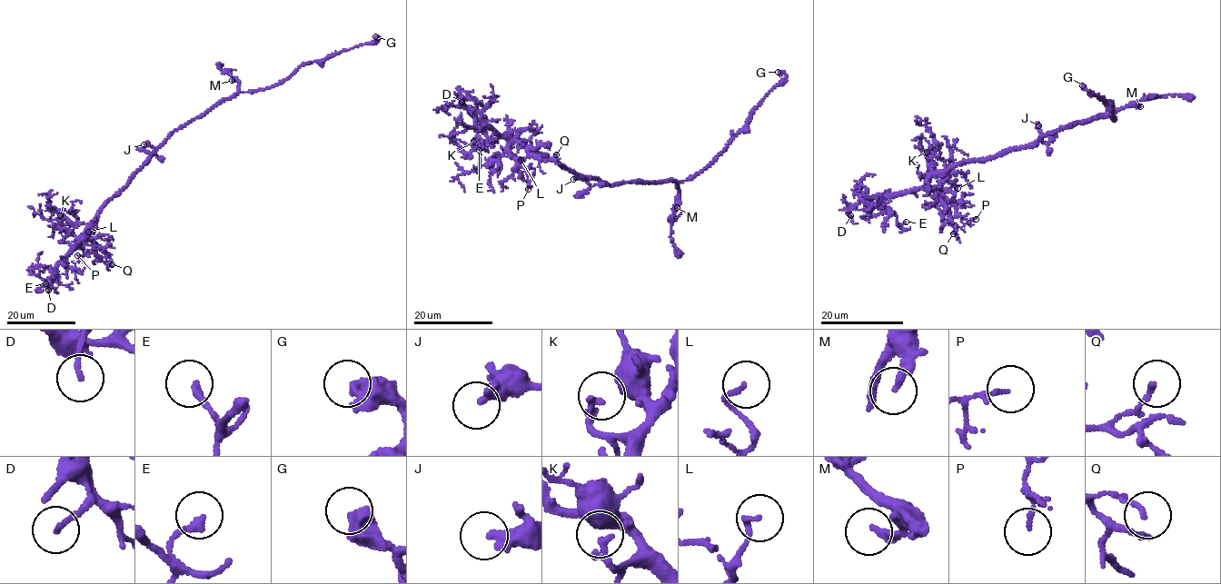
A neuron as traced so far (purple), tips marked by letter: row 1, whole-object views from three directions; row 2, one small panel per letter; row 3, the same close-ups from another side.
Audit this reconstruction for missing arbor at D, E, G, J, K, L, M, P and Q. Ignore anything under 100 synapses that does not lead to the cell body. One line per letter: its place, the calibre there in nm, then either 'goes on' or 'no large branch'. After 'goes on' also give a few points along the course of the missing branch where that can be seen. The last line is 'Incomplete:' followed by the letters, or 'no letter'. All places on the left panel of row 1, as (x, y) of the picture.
D: at (48, 290); 130 nm thick; no large branch
E: at (45, 283); 240 nm thick; no large branch
G: at (375, 36); 550 nm thick; no large branch
J: at (143, 144); 440 nm thick; no large branch
K: at (60, 215); 220 nm thick; no large branch
L: at (88, 232); 120 nm thick; no large branch
M: at (232, 80); 200 nm thick; no large branch
P: at (77, 255); 130 nm thick; no large branch
Q: at (112, 264); 130 nm thick; no large branch
Incomplete: no letter

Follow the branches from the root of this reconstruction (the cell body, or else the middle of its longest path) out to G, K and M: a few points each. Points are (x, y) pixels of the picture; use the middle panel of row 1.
G: (599, 181), (611, 184), (692, 179), (715, 162), (745, 130), (763, 99), (783, 84), (785, 74), (778, 72)
K: (599, 181), (590, 177), (581, 178), (555, 162), (526, 149), (511, 136), (481, 143), (473, 141)
M: (599, 181), (611, 184), (672, 181), (679, 191), (677, 207)

